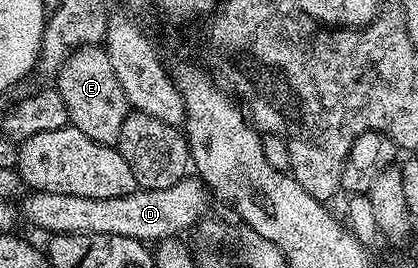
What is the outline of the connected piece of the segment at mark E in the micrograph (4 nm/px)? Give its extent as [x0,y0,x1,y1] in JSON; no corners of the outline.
[56,45,131,146]

